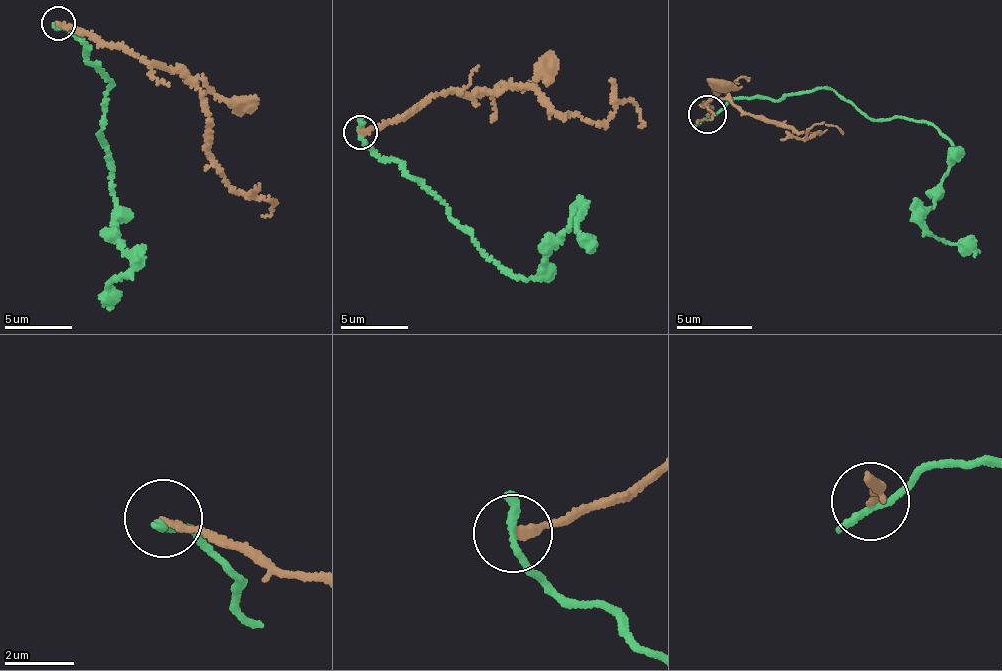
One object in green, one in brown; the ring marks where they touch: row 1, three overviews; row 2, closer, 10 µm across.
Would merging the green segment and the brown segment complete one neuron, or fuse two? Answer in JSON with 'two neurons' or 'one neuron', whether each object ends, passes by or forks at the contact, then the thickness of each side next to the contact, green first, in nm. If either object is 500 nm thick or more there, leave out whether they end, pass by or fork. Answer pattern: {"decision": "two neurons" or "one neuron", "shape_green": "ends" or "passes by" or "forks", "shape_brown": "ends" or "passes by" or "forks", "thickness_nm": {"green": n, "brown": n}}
{"decision": "two neurons", "shape_green": "ends", "shape_brown": "ends", "thickness_nm": {"green": 240, "brown": 240}}

